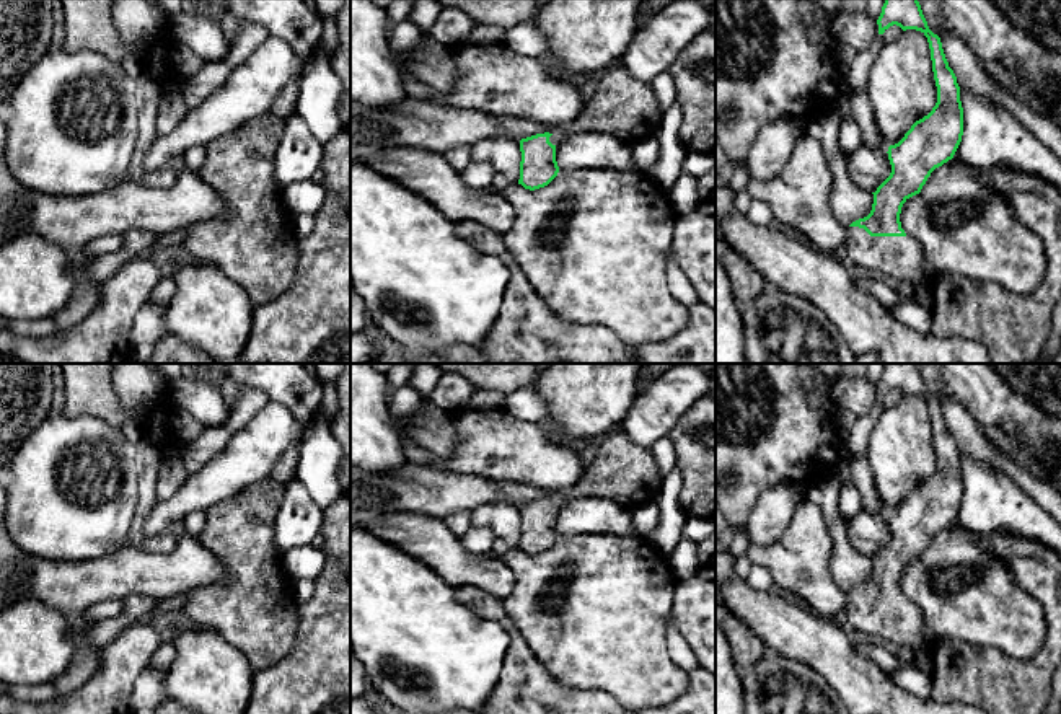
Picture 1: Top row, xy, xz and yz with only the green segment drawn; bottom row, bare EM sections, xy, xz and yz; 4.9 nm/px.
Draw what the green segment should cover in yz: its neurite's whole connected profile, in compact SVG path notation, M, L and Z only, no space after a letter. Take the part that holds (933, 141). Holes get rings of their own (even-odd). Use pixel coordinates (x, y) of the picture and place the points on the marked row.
M885 0L877 24L878 34L896 24L927 37L937 103L898 143L888 147L892 173L872 192L870 214L846 227L844 249L859 267L890 282L908 284L916 292L929 285L921 245L901 228L901 207L921 192L936 168L953 158L963 135L963 108L940 37L929 29L918 0Z

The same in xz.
M624 65L610 68L574 122L518 140L518 184L530 191L548 186L559 173L556 147L572 132L608 134L636 143L655 135L662 116L652 83L636 80Z

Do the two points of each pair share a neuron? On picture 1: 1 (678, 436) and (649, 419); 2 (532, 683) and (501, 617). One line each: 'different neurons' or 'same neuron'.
1: different neurons
2: same neuron

